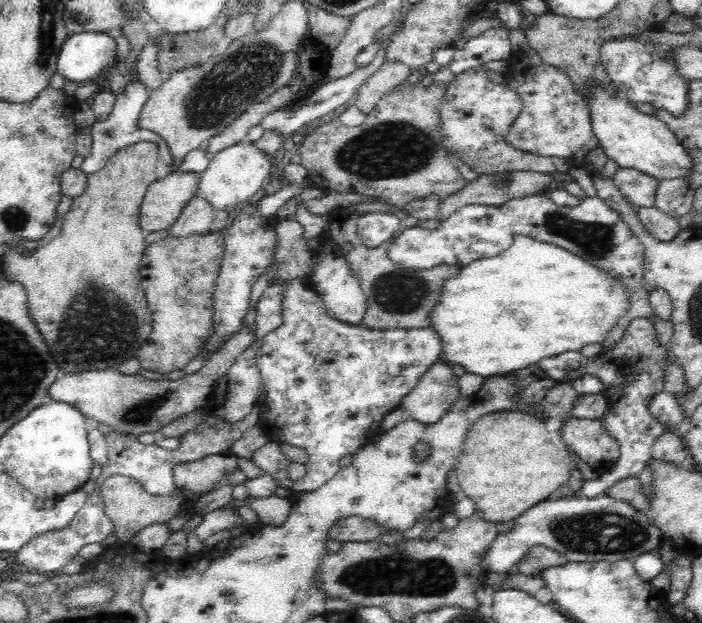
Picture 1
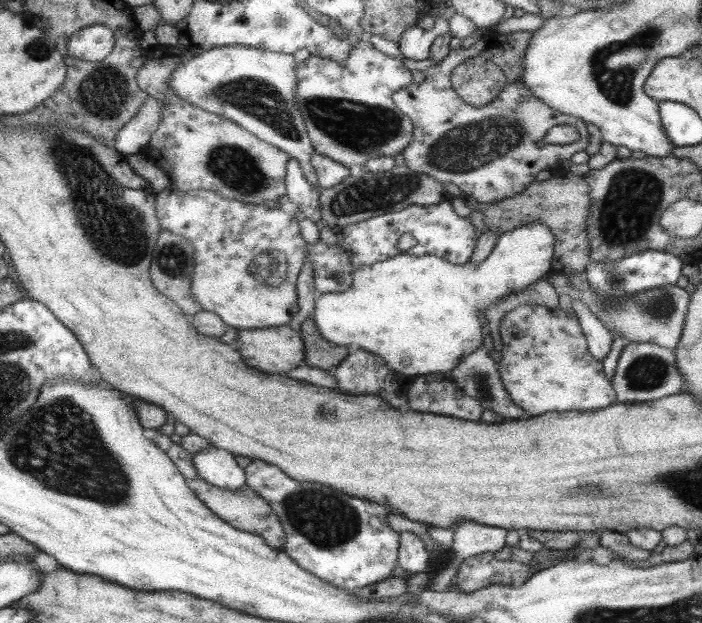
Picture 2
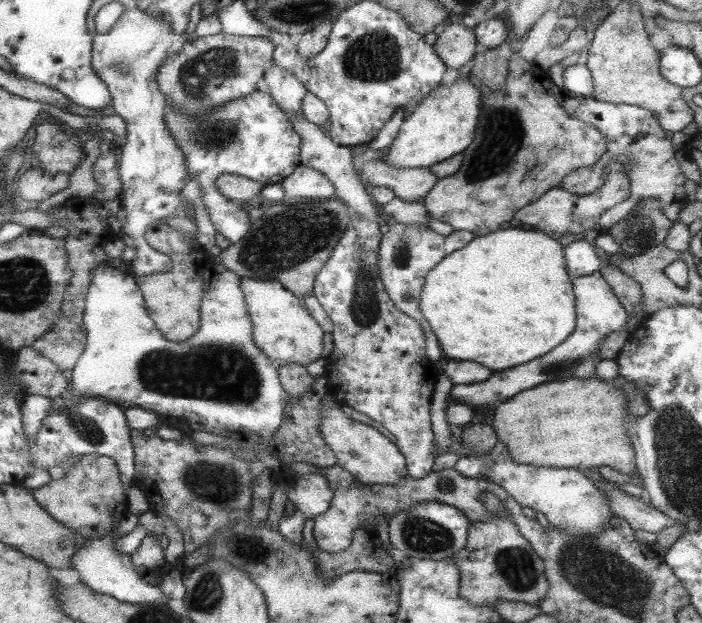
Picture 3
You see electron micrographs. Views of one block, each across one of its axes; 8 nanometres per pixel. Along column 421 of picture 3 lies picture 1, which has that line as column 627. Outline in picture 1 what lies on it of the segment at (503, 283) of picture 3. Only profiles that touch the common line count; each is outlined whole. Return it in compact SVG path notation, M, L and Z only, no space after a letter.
M515 236L510 248L499 252L496 256L475 260L472 264L465 265L464 268L460 268L460 272L449 277L448 280L444 280L444 284L441 285L441 296L437 300L437 304L429 310L429 322L432 330L441 338L441 347L444 347L444 358L454 365L462 365L466 372L470 374L489 377L535 366L544 358L560 356L564 352L580 352L588 344L604 344L605 336L617 324L617 318L629 309L629 300L627 290L617 278L605 274L602 270L598 270L598 272L596 270L596 267L584 261L584 259L555 244L538 242L530 237Z

